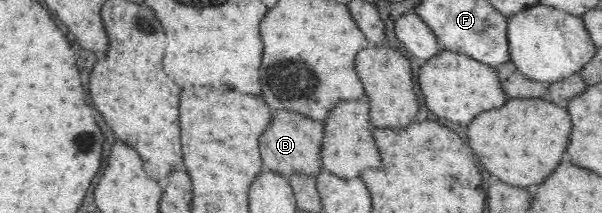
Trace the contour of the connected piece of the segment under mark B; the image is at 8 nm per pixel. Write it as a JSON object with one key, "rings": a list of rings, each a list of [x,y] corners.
{"rings":[[[276,110],[267,129],[259,138],[259,152],[265,169],[289,178],[292,174],[318,176],[324,168],[319,160],[319,146],[323,138],[323,123],[297,111]]]}

